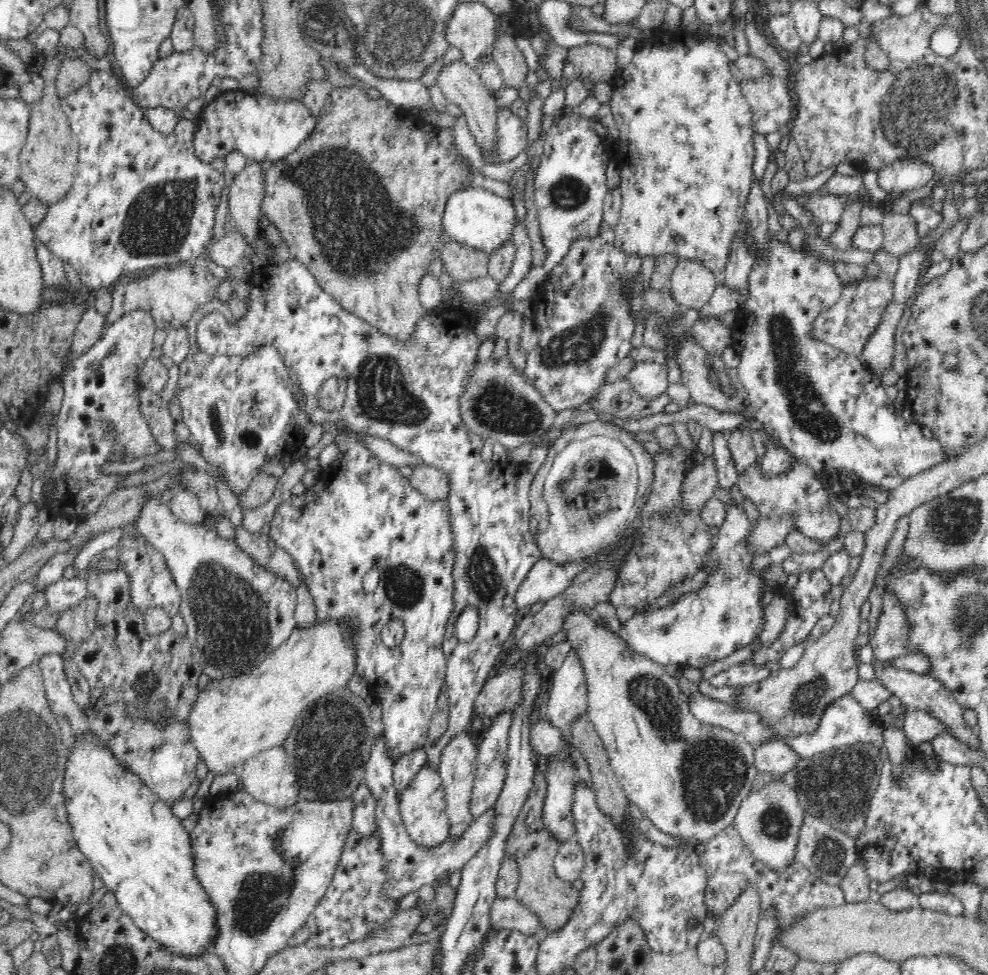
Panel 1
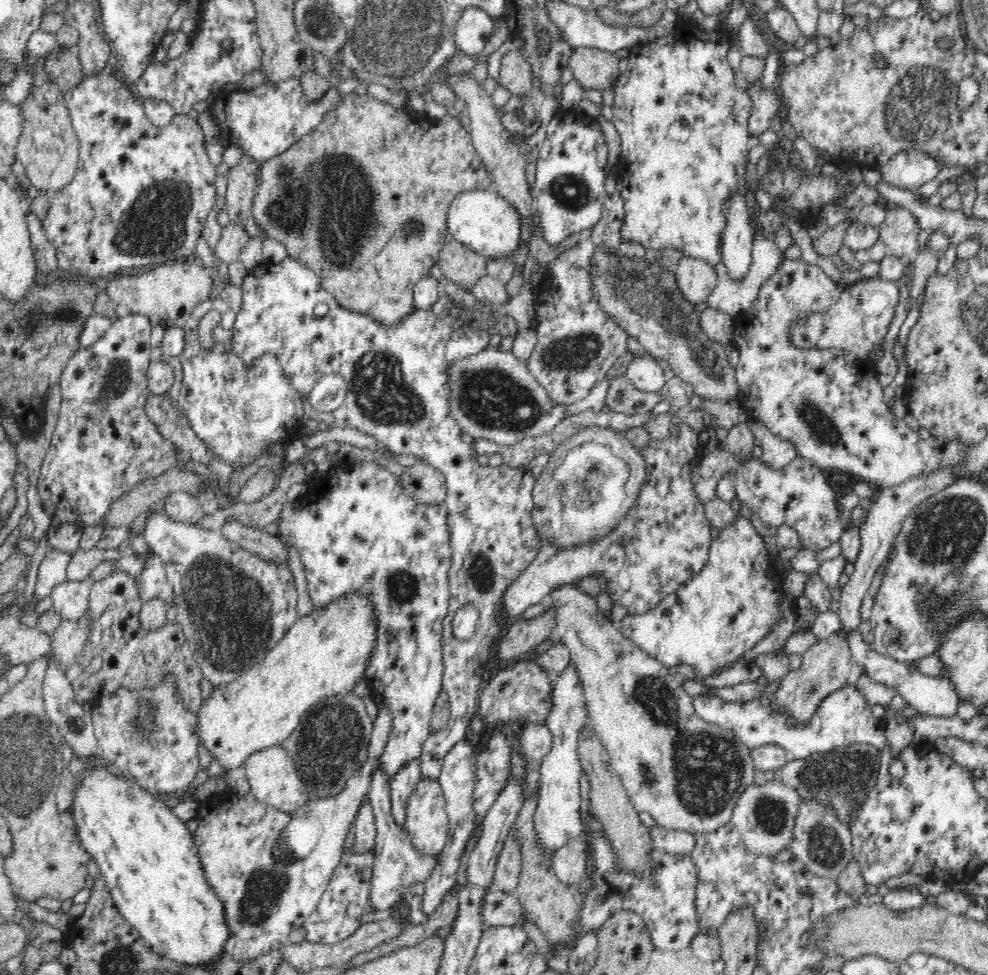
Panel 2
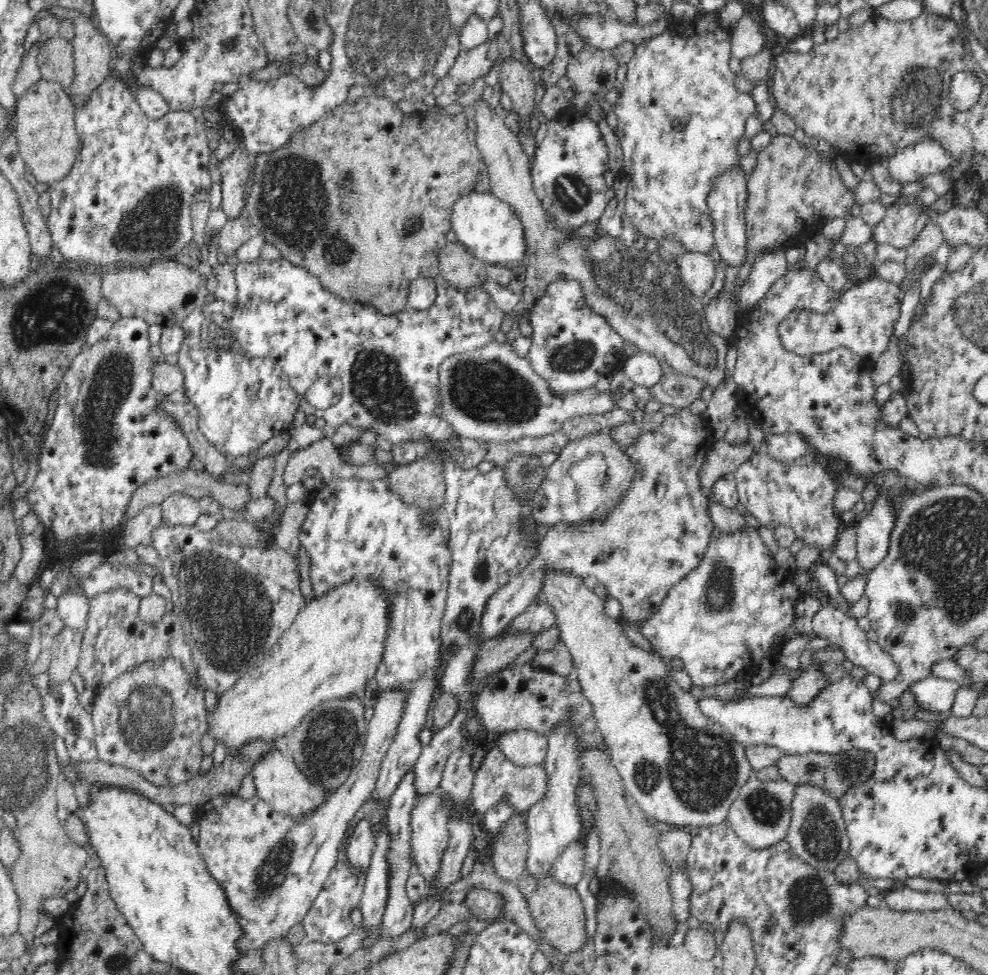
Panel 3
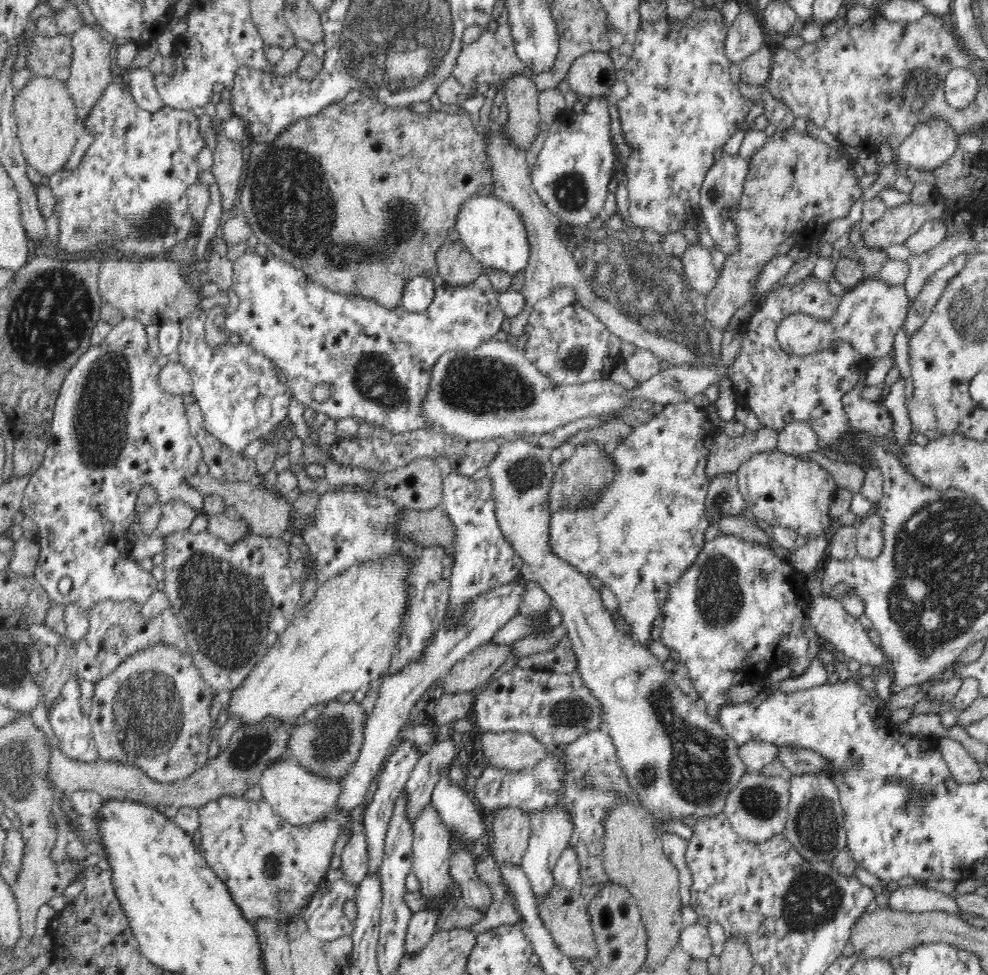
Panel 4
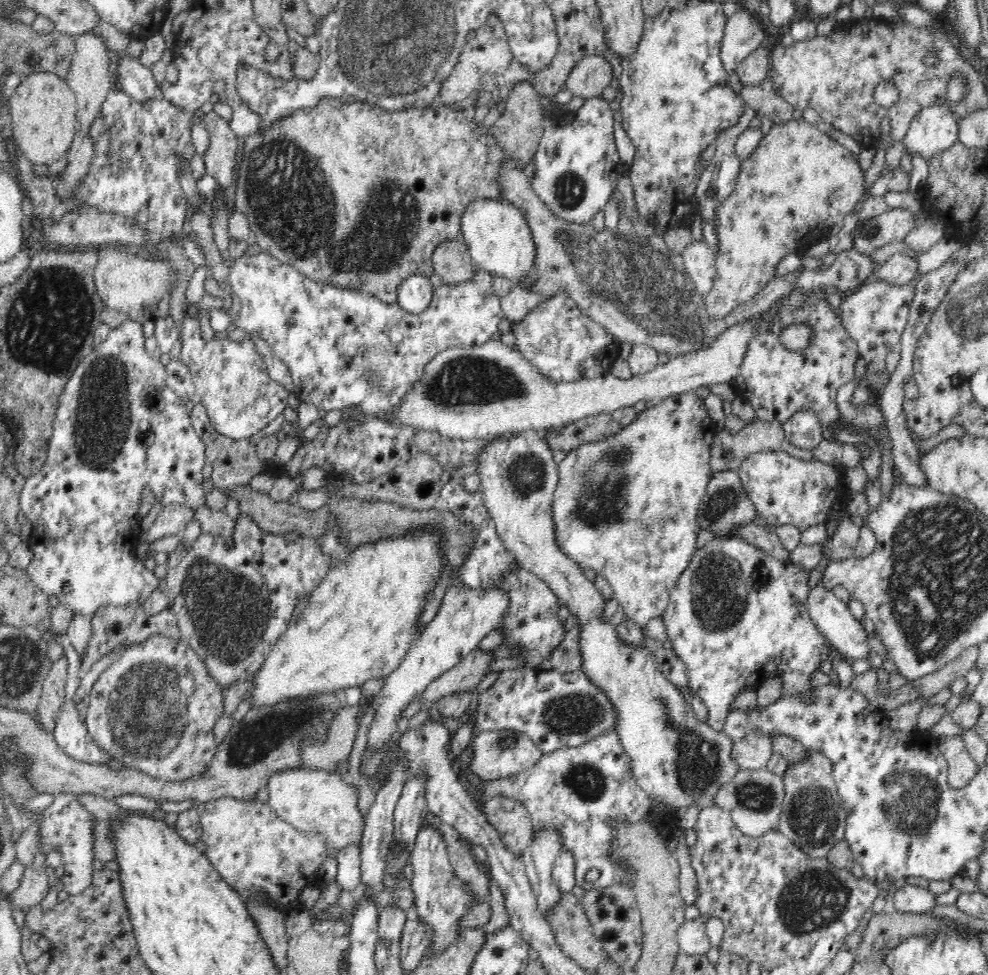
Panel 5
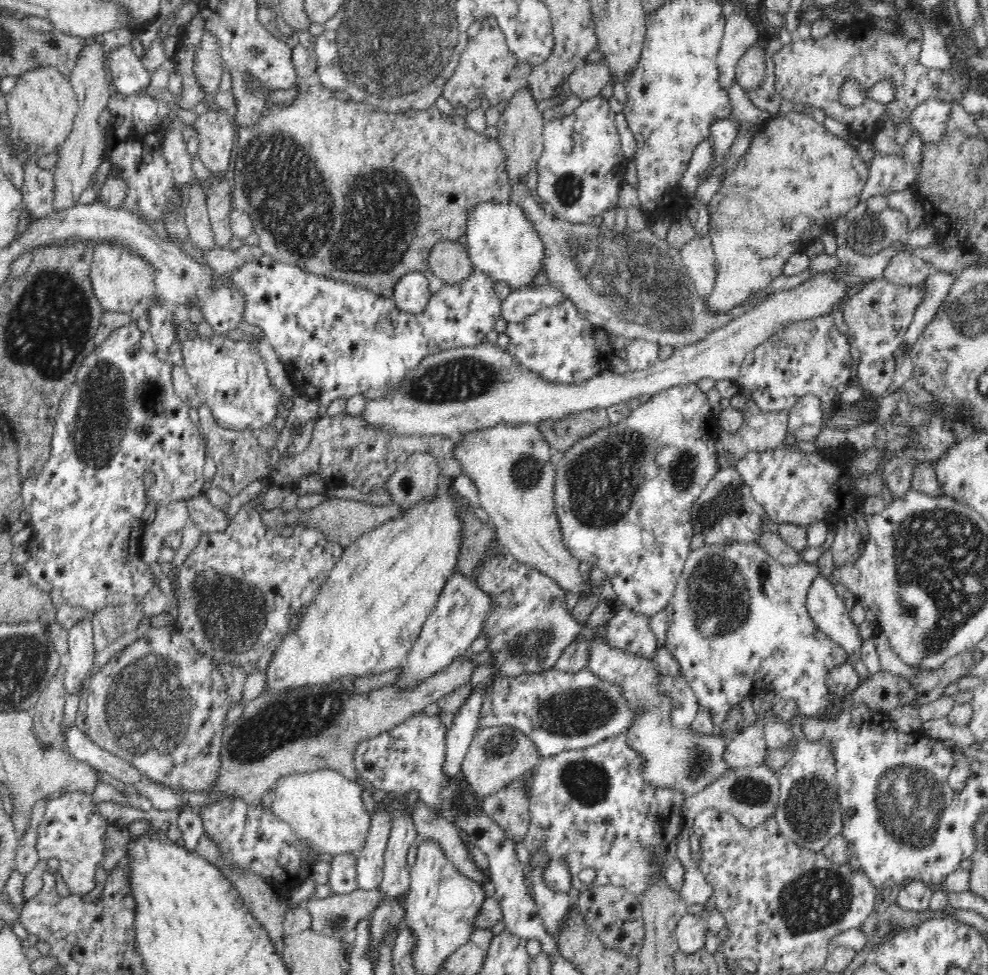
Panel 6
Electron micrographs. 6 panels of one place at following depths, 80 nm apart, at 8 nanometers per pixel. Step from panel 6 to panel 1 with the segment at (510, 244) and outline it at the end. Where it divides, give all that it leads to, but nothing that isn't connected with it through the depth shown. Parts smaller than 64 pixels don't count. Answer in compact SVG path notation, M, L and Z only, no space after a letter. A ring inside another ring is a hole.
M470 186L460 188L448 197L443 214L443 230L453 242L490 254L503 251L503 244L512 238L516 221L512 200L504 199L485 188Z

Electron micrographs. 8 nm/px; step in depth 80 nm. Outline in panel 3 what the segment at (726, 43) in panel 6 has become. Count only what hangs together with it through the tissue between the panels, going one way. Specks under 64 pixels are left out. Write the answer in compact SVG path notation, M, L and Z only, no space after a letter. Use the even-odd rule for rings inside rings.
M744 16L734 32L732 32L731 54L742 60L743 58L758 54L764 50L764 36L760 34L758 24Z

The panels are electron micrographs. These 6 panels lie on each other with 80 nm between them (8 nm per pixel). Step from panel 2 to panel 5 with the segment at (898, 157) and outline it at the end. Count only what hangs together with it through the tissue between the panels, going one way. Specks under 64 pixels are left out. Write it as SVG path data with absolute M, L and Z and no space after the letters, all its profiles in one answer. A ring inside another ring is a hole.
M936 104L926 106L915 115L905 134L904 144L908 154L918 154L927 161L928 158L948 150L958 140L958 125L956 125L955 118L948 105Z

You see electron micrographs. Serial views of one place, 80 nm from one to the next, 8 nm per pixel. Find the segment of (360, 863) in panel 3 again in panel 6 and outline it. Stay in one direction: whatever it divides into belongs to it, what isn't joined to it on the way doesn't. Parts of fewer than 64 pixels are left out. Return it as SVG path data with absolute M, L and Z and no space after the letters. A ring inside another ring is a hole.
M352 853L337 854L331 861L328 885L335 895L352 893L359 889L356 872L357 855Z

